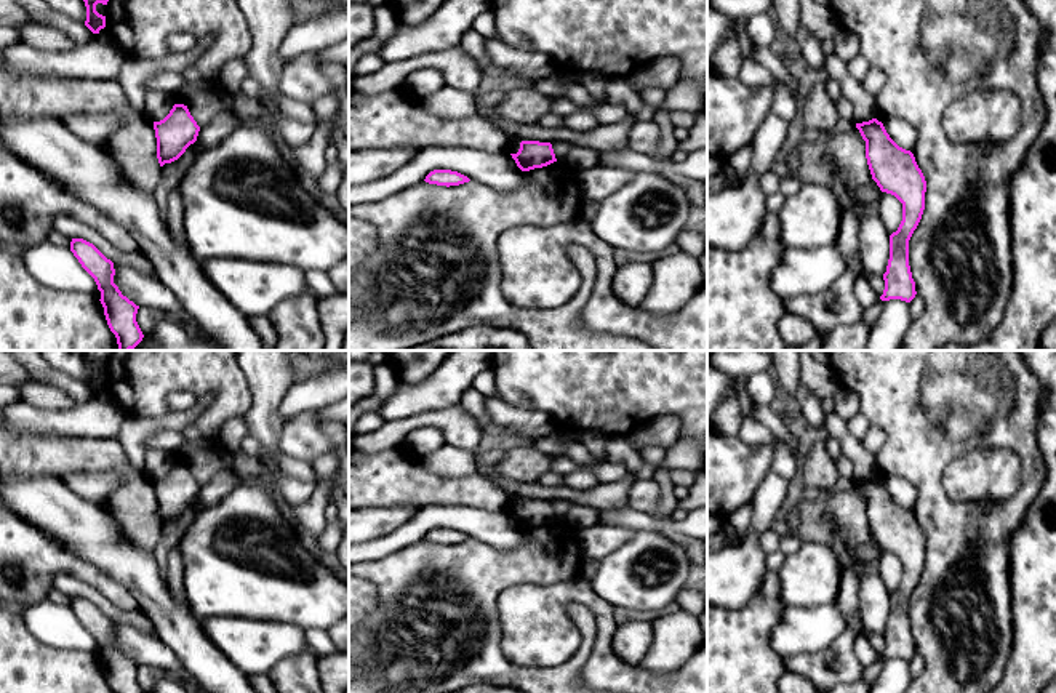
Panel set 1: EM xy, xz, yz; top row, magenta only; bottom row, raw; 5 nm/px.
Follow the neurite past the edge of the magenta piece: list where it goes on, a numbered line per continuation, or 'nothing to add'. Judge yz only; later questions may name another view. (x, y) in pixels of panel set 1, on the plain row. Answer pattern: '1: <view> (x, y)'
nothing to add

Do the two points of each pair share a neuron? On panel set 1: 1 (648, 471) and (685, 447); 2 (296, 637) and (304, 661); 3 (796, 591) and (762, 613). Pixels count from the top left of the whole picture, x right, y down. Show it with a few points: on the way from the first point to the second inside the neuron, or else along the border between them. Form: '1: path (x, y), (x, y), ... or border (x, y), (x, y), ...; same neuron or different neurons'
1: path (658, 466), (669, 463), (676, 456); same neuron
2: border (308, 648), (284, 656), (269, 672); different neurons
3: border (775, 573), (780, 583), (780, 599), (786, 605); different neurons

